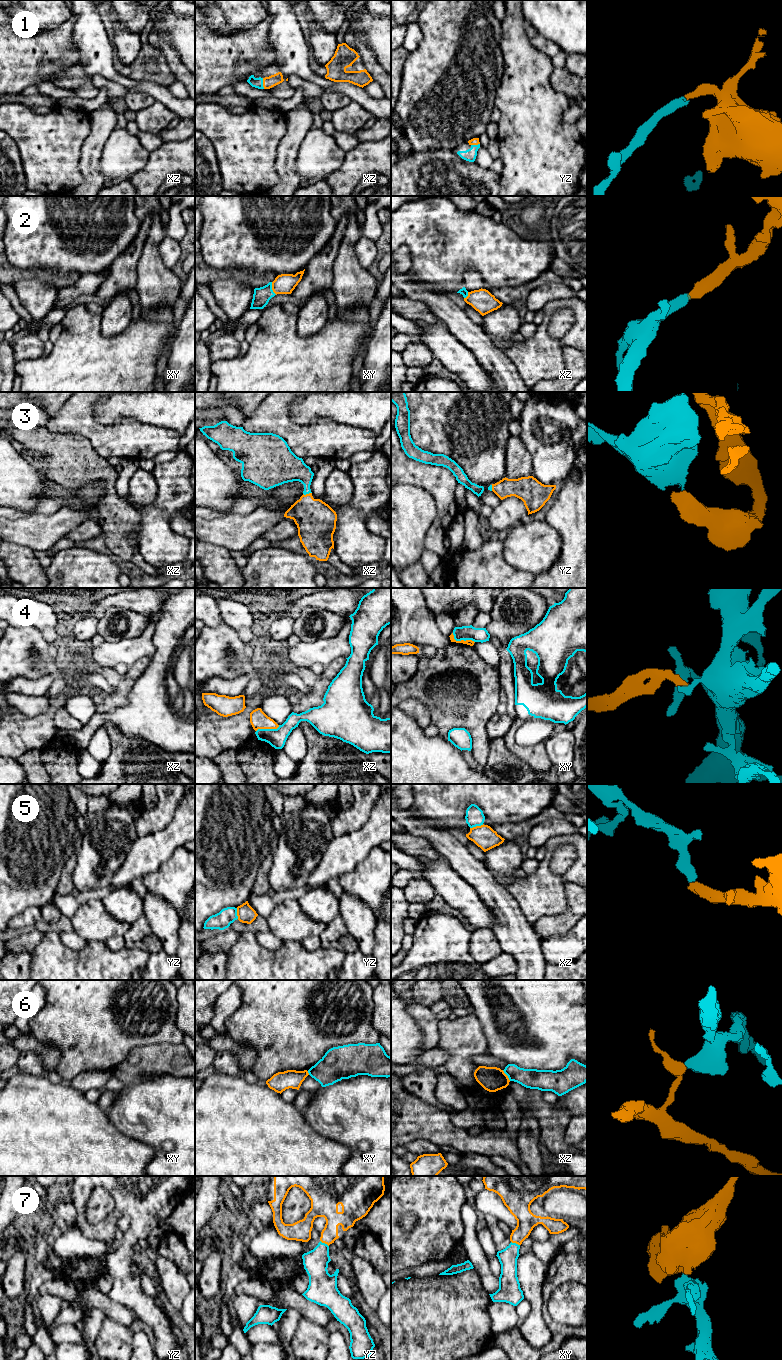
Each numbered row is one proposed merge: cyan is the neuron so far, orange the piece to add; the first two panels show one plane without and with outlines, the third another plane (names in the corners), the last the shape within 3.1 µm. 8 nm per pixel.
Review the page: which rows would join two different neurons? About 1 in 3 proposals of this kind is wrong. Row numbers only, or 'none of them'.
4, 5, 6

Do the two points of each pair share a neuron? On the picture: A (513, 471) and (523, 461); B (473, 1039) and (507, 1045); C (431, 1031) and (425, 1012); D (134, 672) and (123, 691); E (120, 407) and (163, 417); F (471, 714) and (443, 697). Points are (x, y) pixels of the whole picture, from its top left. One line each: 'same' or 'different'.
A: same
B: different
C: same
D: same
E: same
F: same

